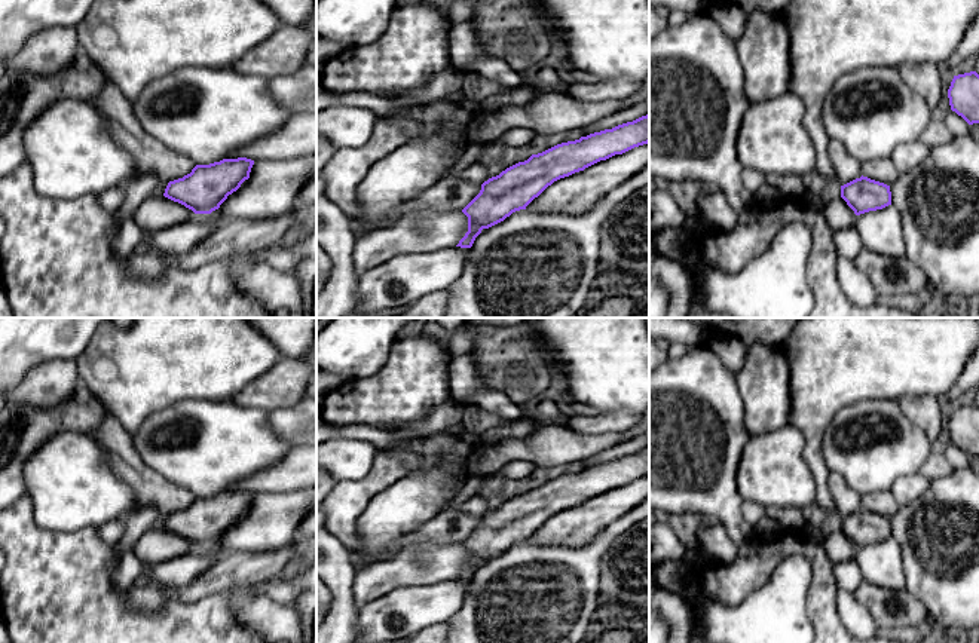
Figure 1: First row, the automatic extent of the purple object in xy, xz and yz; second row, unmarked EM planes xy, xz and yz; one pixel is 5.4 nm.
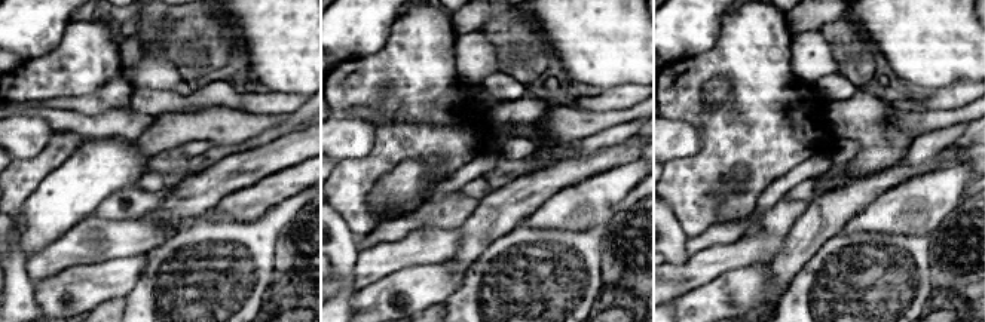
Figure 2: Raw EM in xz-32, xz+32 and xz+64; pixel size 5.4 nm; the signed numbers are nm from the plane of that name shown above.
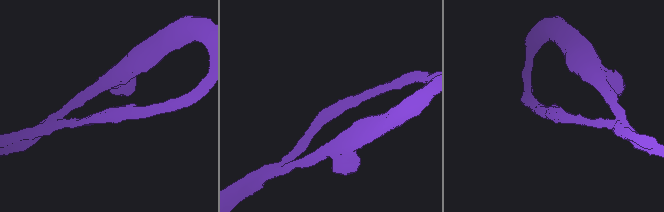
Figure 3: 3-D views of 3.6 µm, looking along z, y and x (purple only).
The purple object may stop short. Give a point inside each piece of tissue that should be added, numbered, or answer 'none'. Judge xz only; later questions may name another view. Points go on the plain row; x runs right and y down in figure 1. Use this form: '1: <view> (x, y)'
none

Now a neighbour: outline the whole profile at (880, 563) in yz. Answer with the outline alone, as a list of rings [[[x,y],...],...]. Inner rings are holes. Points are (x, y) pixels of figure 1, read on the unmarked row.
[[[896,539],[856,548],[854,558],[865,582],[894,591],[905,588],[902,549]]]

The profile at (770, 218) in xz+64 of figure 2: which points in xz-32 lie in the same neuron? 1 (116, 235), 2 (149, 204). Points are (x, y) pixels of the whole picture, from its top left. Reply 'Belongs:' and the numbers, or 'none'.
Belongs: 2

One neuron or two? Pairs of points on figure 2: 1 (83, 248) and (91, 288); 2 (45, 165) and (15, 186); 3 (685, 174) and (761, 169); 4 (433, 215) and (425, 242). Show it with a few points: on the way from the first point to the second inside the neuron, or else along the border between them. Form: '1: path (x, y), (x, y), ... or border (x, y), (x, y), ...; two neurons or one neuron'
1: border (121, 257), (97, 263), (77, 263), (54, 275); two neurons
2: path (37, 168), (23, 178); one neuron
3: path (704, 174), (718, 160), (742, 160); one neuron
4: border (418, 226), (459, 229); two neurons

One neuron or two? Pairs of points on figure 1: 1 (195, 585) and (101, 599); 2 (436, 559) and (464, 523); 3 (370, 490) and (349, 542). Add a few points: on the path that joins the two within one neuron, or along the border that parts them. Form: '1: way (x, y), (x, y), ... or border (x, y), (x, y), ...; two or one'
1: border (213, 594), (192, 602), (180, 602), (176, 597); two
2: border (412, 542), (461, 544); two
3: way (357, 504), (349, 511), (349, 529); one

